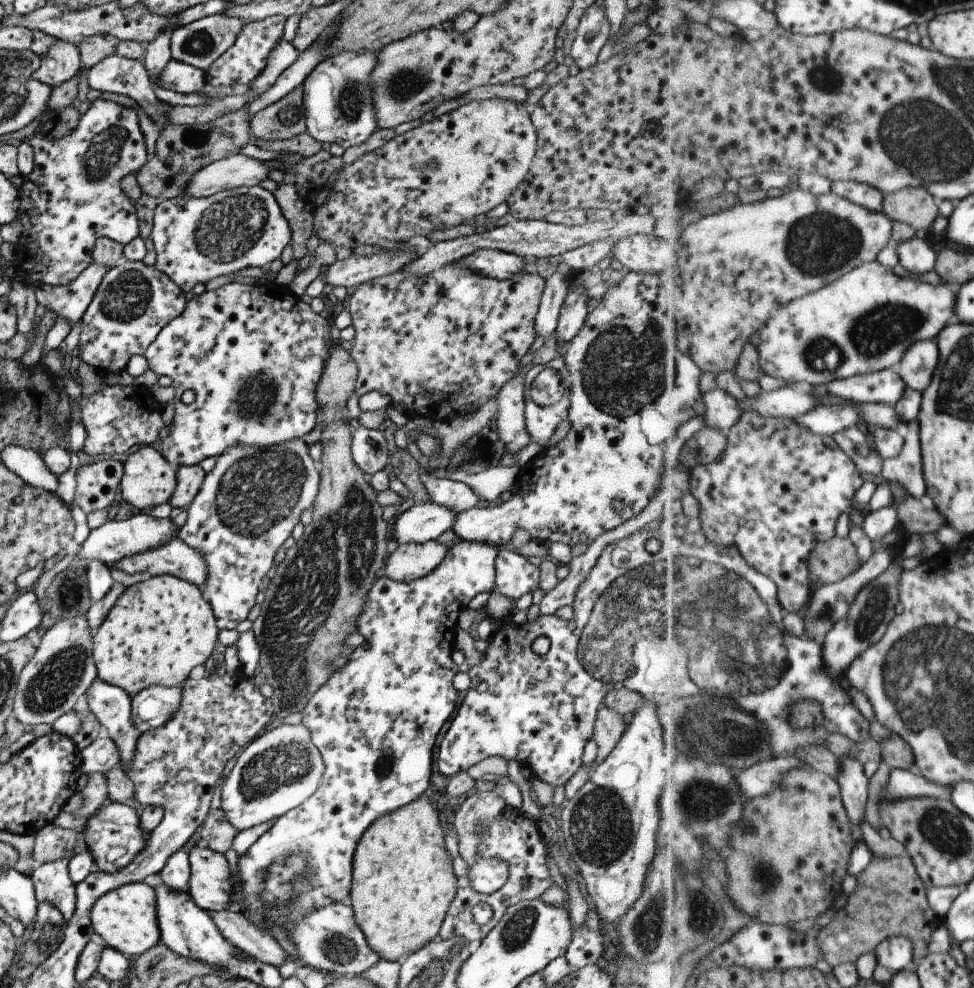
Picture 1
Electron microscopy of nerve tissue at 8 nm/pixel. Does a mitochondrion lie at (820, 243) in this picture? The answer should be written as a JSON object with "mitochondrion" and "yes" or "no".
{"mitochondrion":"yes"}

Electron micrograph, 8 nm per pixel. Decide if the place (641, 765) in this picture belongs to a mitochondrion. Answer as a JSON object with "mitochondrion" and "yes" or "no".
{"mitochondrion":"no"}

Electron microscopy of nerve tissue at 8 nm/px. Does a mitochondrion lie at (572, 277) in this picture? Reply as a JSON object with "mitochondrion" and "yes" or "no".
{"mitochondrion":"no"}

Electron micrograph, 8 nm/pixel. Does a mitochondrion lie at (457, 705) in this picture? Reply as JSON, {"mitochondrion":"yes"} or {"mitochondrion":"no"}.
{"mitochondrion":"no"}

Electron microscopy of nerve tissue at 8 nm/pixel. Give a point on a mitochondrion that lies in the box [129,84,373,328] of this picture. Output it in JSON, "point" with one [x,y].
{"point":[230,228]}

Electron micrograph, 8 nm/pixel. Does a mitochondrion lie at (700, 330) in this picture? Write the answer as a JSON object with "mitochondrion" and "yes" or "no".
{"mitochondrion":"no"}

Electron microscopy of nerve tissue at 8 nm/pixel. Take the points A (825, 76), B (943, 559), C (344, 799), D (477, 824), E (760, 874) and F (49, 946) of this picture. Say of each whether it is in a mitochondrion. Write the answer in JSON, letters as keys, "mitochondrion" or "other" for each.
{"A":"mitochondrion","B":"other","C":"other","D":"mitochondrion","E":"mitochondrion","F":"other"}

